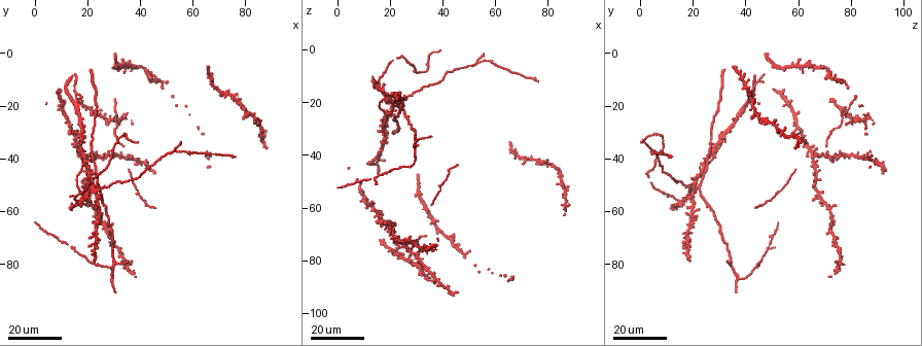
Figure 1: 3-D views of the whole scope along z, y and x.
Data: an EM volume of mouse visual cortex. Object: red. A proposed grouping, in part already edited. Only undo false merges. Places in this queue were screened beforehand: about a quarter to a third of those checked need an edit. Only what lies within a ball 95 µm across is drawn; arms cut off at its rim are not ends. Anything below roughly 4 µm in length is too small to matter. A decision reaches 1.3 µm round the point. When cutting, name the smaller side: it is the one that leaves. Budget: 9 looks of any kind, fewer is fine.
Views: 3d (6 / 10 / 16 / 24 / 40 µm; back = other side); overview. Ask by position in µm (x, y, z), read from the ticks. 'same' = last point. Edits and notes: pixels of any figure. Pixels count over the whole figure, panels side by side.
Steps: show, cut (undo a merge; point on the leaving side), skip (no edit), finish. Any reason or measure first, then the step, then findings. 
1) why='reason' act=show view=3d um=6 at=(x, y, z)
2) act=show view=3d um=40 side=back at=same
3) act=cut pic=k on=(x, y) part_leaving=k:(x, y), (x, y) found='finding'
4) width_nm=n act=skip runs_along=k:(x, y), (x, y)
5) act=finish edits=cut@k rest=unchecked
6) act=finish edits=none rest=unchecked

why='three arms meet' act=show view=3d um=16 at=(8, 69, 51)

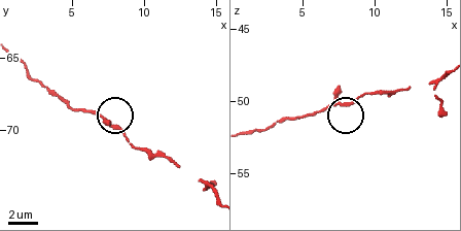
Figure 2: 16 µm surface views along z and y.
act=show view=3d um=10 at=(6.8, 69.0, 50.4)

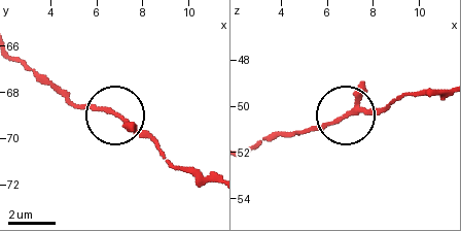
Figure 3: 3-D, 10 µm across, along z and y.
width_nm=150 act=skip runs_along=3:(212, 179), (188, 174), (117, 117), (66, 103) found='continuous, no second neuron'

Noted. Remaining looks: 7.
why='arms part here' act=show view=3d um=24 at=(29, 85, 38)

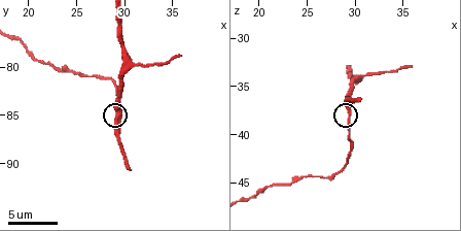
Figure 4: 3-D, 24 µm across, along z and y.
act=show view=3d um=10 at=(29.4, 85.4, 37.4)

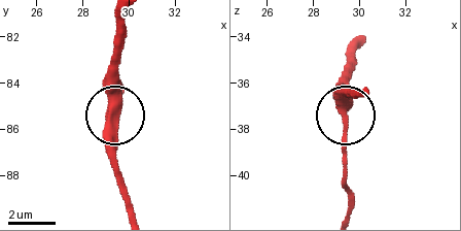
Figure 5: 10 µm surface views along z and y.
act=show view=3d um=6 at=(29.3, 85.7, 37.4)

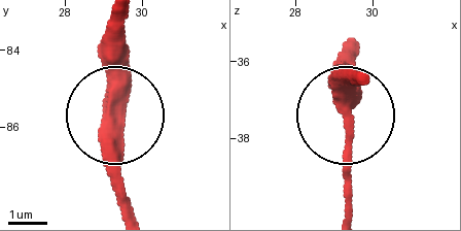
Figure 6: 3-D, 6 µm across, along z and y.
side_arm_um=5 act=skip found='one neuron here'

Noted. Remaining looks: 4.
why='a fork' act=show view=3d um=24 at=(53, 37, 5)

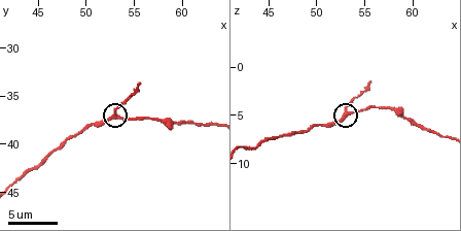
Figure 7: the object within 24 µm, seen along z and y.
act=show view=3d um=10 at=(53.0, 37.0, 4.8)

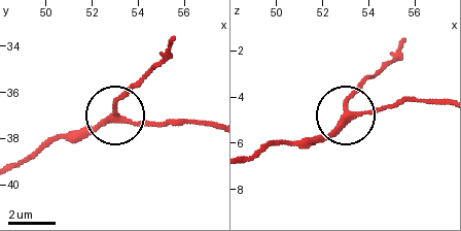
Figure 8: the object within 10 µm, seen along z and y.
why='other side' act=show view=3d um=10 side=back at=(53.1, 37.1, 4.9)

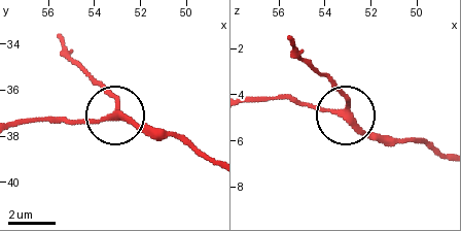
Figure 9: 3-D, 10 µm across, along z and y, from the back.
arms=3 act=skip runs_along=9:(212, 164), (176, 138), (129, 125), (83, 67) found='all the same neuron'

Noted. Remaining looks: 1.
why='three-way junction' act=show view=3d um=10 at=(30.6, 80.0, 33.8)

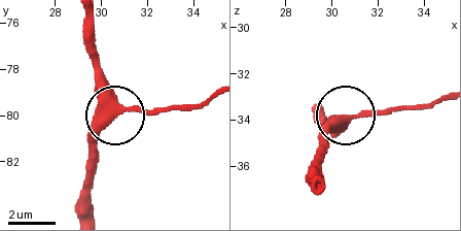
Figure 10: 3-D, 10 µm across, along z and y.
act=skip runs_along=10:(89, 21), (100, 92), (111, 109), (192, 109) found='one neuron here'

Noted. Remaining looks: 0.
act=finish edits=none rest=unchecked

